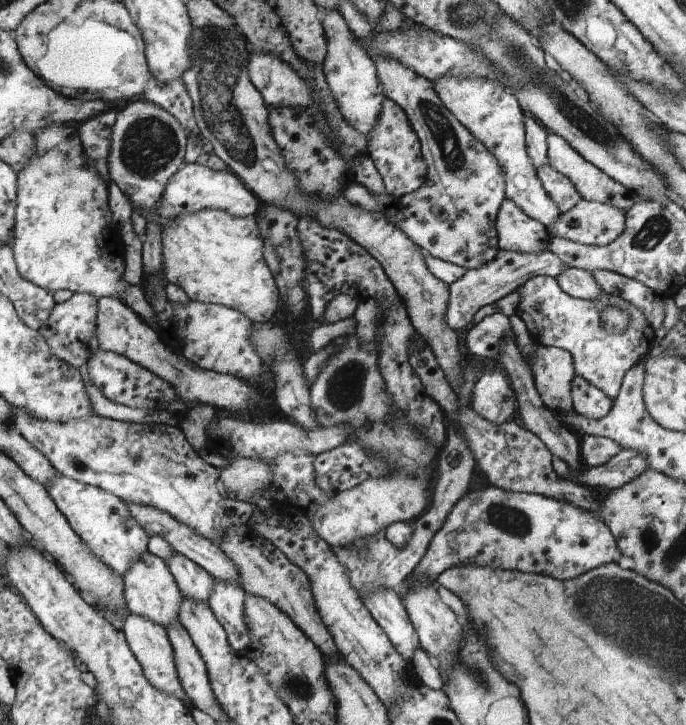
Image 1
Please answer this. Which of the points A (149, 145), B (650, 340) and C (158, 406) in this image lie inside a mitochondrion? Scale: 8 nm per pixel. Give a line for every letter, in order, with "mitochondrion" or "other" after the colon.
A: mitochondrion
B: other
C: other

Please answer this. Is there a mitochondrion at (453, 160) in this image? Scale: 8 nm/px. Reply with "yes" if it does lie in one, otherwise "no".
yes

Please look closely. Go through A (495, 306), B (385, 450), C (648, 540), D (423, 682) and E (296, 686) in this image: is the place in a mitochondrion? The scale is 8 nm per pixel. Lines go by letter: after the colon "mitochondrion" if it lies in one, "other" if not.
A: other
B: mitochondrion
C: mitochondrion
D: other
E: mitochondrion

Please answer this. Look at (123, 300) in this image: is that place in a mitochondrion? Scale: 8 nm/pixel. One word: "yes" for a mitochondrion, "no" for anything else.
no

